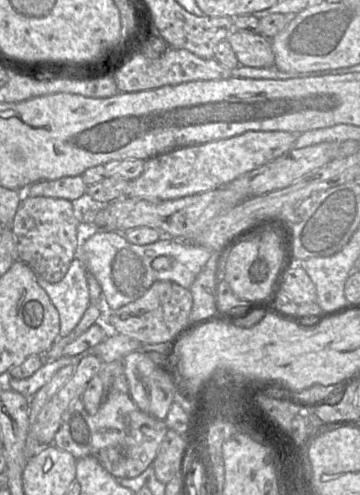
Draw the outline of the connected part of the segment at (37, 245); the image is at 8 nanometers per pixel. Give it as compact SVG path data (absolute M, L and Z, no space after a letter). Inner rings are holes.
M22 197L12 225L18 260L27 264L38 278L50 283L63 279L81 244L84 223L76 217L71 201L51 197Z

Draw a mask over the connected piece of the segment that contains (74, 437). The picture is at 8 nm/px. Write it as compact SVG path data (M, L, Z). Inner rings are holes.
M111 389L94 415L86 411L81 398L74 401L63 413L53 443L76 459L95 456L115 478L135 478L153 463L167 431L165 422L141 411L129 393Z

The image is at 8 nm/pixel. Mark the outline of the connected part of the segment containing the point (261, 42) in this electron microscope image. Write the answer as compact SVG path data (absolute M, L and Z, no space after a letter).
M233 30L227 37L241 66L266 68L273 67L275 56L271 39L261 34Z

